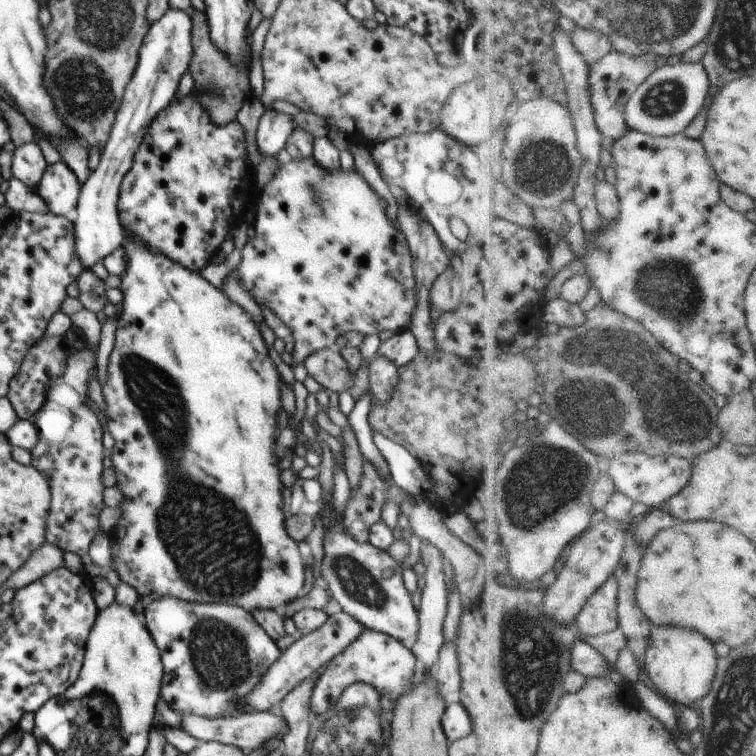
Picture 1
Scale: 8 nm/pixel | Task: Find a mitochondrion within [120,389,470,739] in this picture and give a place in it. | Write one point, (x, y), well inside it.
(220, 655)

